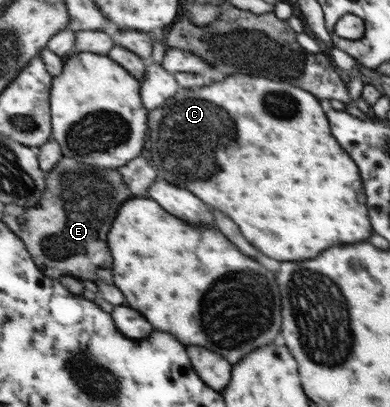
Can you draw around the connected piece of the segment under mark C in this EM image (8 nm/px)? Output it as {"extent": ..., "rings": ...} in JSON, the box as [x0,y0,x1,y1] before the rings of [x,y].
{"extent":[145,77,371,259],"rings":[[[225,77],[195,91],[181,89],[173,101],[149,113],[149,131],[145,155],[155,151],[155,165],[165,171],[163,179],[173,181],[173,185],[185,185],[191,193],[213,193],[197,197],[225,213],[239,227],[241,235],[271,259],[311,259],[331,245],[357,243],[371,233],[357,167],[331,137],[323,109],[307,91],[261,77]]]}

